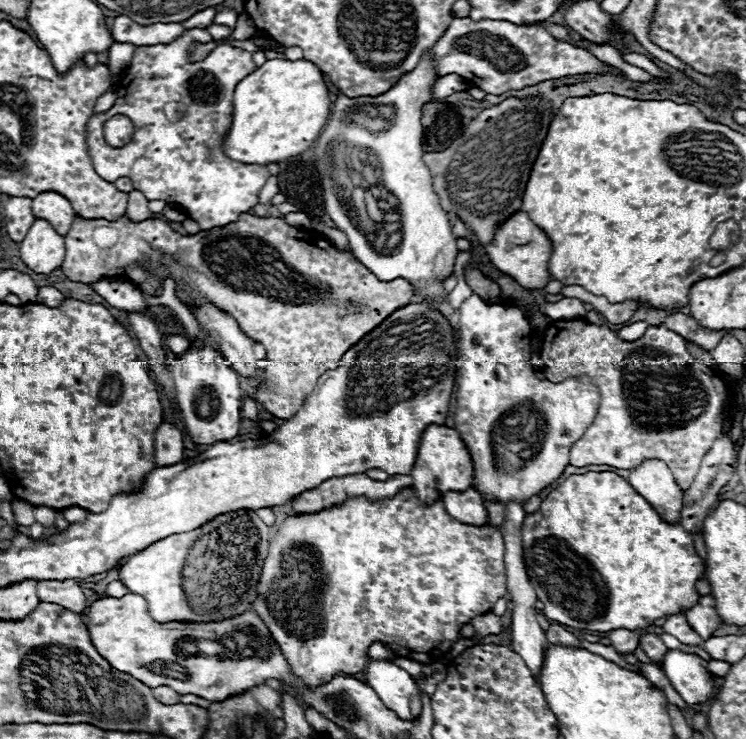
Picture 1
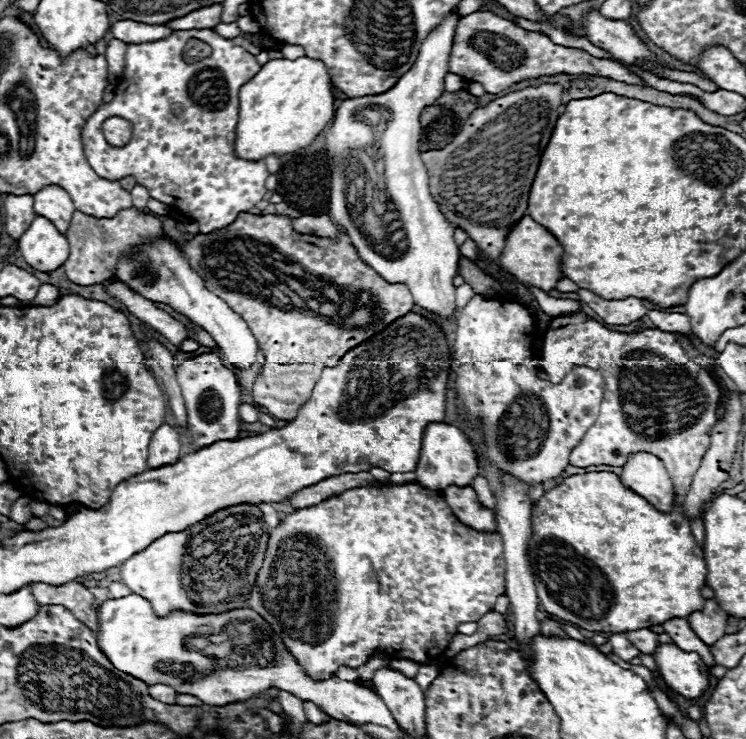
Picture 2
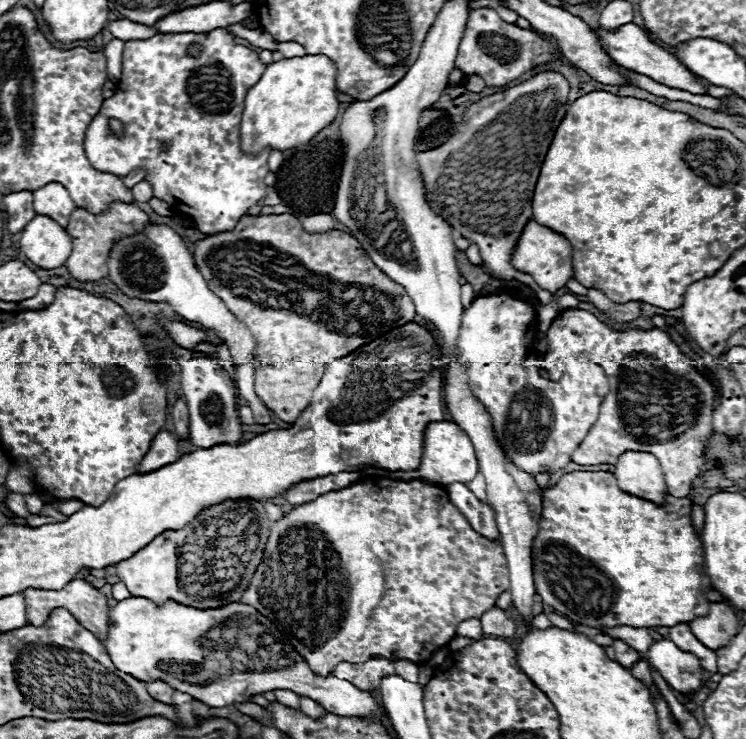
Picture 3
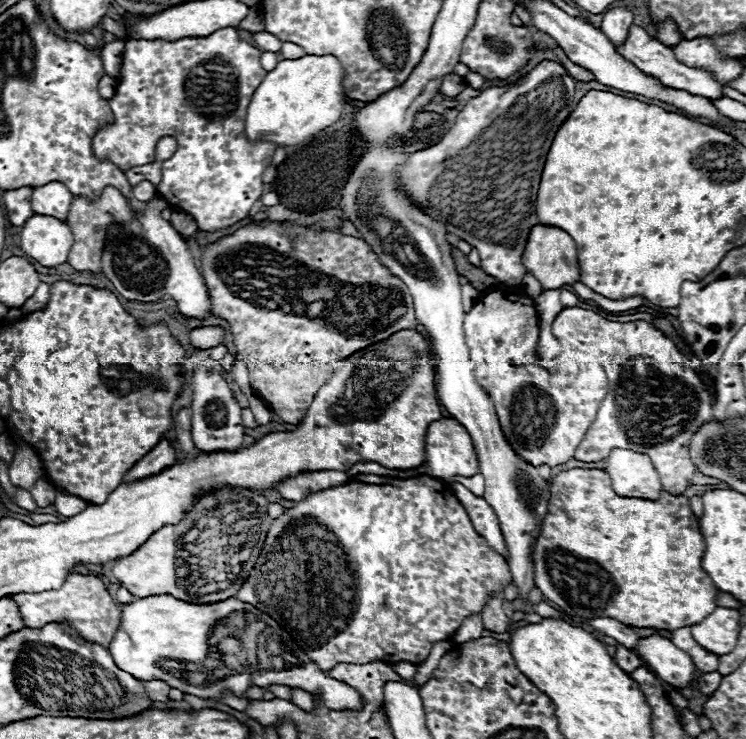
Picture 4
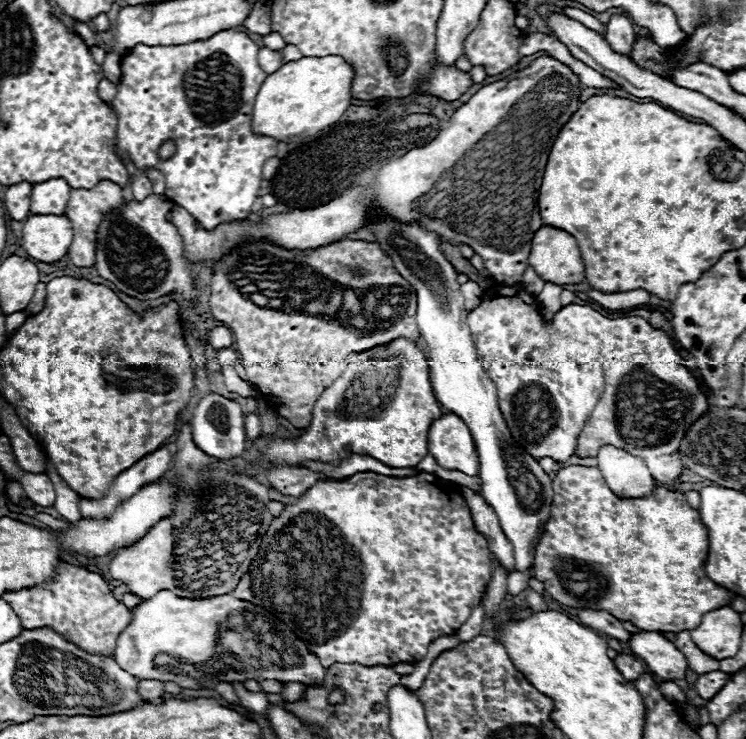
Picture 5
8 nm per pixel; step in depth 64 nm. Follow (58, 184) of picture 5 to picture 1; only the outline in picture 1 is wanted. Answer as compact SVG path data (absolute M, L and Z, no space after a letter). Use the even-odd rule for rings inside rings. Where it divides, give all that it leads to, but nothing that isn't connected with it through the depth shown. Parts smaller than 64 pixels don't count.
M56 192L38 194L32 200L32 210L36 218L50 222L50 226L54 226L54 230L58 230L58 234L62 236L70 232L70 226L76 216L72 204L62 194L56 194Z

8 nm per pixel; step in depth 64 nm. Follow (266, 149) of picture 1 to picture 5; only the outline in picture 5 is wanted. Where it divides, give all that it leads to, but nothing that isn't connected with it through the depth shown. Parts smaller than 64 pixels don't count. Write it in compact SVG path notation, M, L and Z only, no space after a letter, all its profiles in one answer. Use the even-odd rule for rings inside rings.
M304 56L294 62L284 62L274 74L268 74L262 82L254 106L252 106L252 132L260 136L270 136L278 142L300 142L322 128L340 120L340 116L350 106L350 82L352 82L352 68L340 56Z

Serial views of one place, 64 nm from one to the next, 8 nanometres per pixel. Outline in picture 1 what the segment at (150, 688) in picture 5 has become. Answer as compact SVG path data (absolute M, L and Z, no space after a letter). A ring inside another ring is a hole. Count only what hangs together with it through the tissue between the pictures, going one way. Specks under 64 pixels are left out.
M158 686L158 688L152 690L152 694L154 694L154 698L156 698L158 702L162 702L162 704L166 704L166 706L178 704L180 698L182 698L178 692L174 692L174 690L168 688L168 686Z

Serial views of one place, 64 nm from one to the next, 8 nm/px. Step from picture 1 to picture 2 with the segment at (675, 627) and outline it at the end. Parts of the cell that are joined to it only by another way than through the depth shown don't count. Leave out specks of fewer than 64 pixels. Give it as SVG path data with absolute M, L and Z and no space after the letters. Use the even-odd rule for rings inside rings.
M672 618L670 622L664 622L664 632L670 634L670 638L674 640L674 644L686 652L698 652L702 656L702 660L712 666L714 658L710 654L710 648L694 634L694 630L690 628L686 618Z

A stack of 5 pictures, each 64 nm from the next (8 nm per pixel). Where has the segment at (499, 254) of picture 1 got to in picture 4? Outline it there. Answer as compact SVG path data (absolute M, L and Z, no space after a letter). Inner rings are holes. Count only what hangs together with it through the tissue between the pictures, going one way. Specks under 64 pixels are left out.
M534 226L528 234L526 248L522 254L522 266L534 274L534 278L542 284L544 290L556 290L562 288L564 284L574 284L580 280L580 270L578 270L578 252L574 240L558 228L550 226Z

